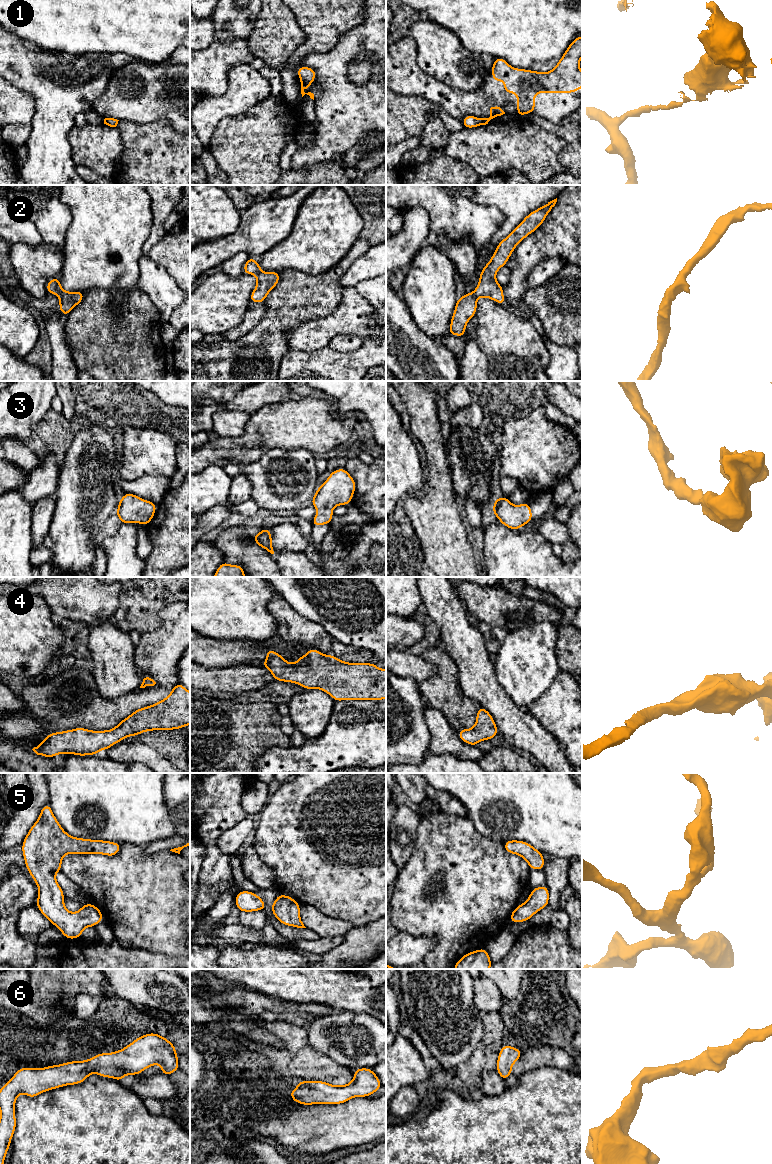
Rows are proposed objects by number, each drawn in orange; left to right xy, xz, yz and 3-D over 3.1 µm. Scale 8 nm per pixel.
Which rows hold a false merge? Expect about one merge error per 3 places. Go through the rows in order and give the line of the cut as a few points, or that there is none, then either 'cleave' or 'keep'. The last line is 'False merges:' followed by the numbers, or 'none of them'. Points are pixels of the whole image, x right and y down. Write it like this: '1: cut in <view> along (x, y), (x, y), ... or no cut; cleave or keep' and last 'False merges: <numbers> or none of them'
1: cut in yz along (483, 118), (489, 120); cleave
2: no cut; keep
3: no cut; keep
4: no cut; keep
5: no cut; keep
6: no cut; keep
False merges: 1

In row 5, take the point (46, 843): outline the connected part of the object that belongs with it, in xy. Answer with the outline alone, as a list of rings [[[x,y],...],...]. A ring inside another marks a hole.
[[[48,804],[40,811],[38,820],[22,842],[26,868],[38,886],[38,910],[56,926],[67,939],[78,939],[86,927],[103,921],[100,909],[91,903],[77,912],[70,912],[64,904],[64,892],[55,874],[61,872],[66,854],[101,854],[115,856],[121,844],[70,836],[63,830]]]

